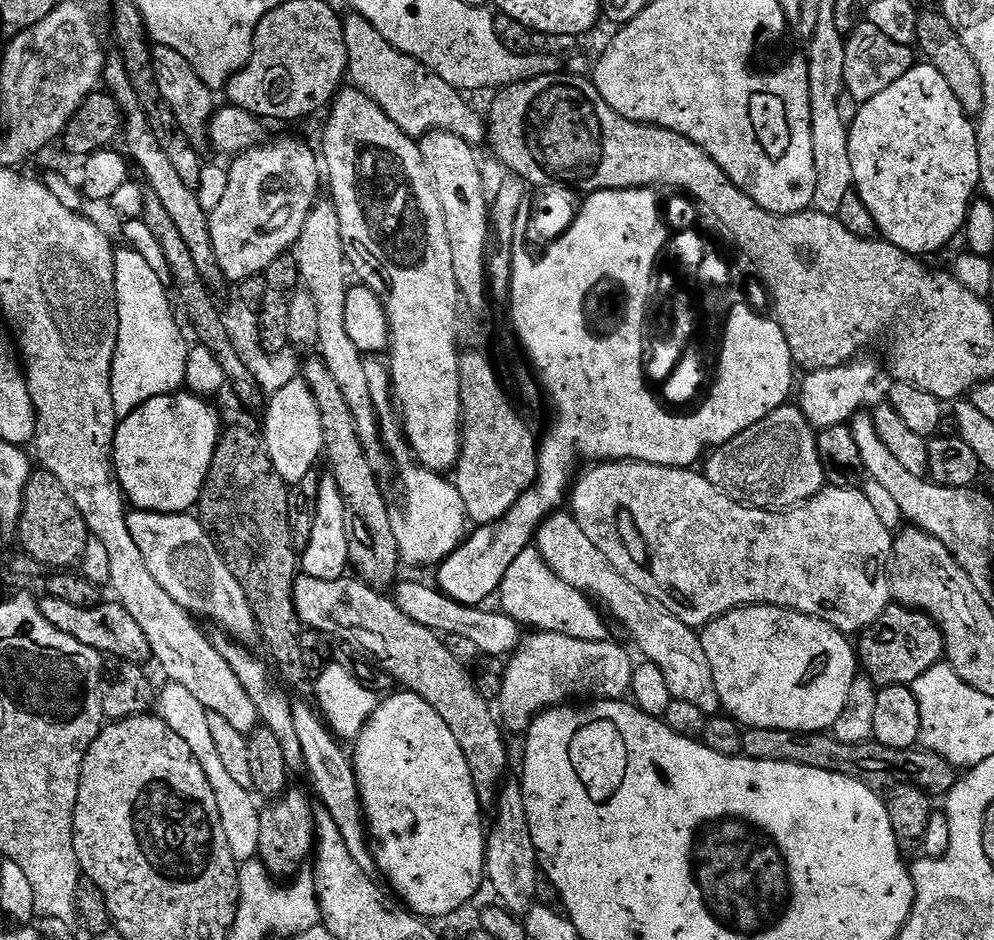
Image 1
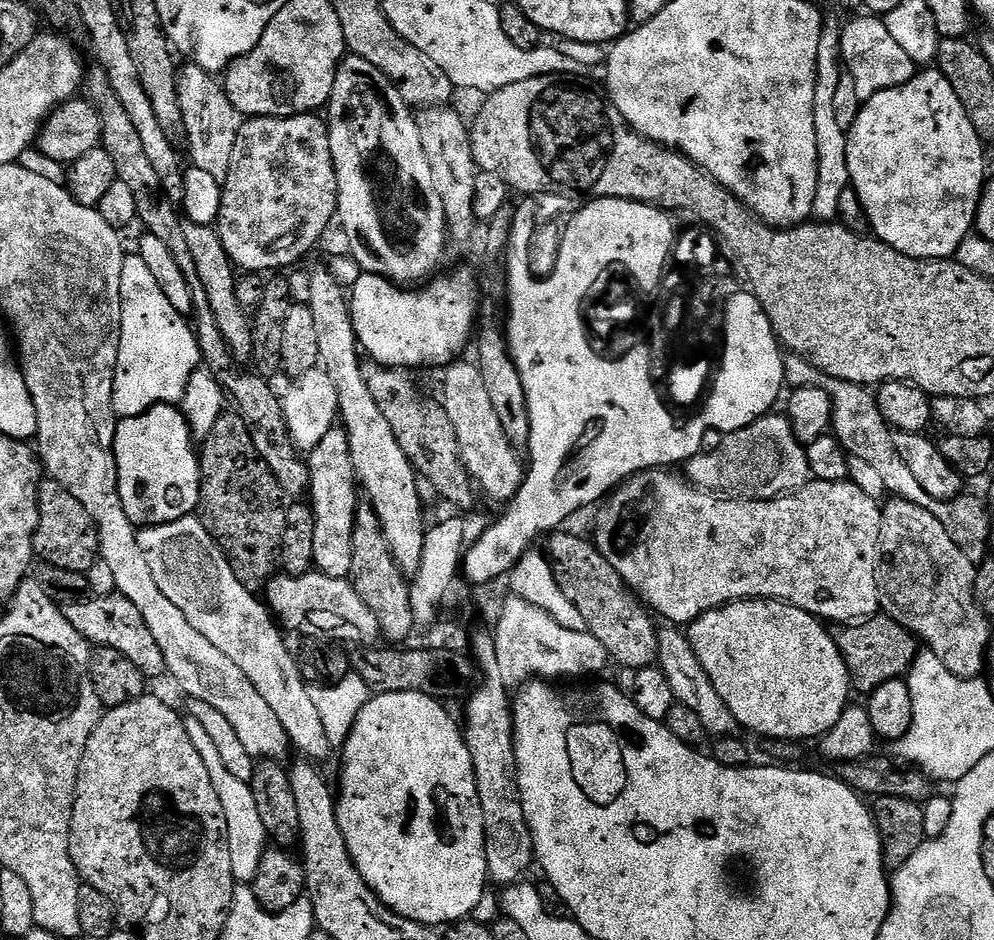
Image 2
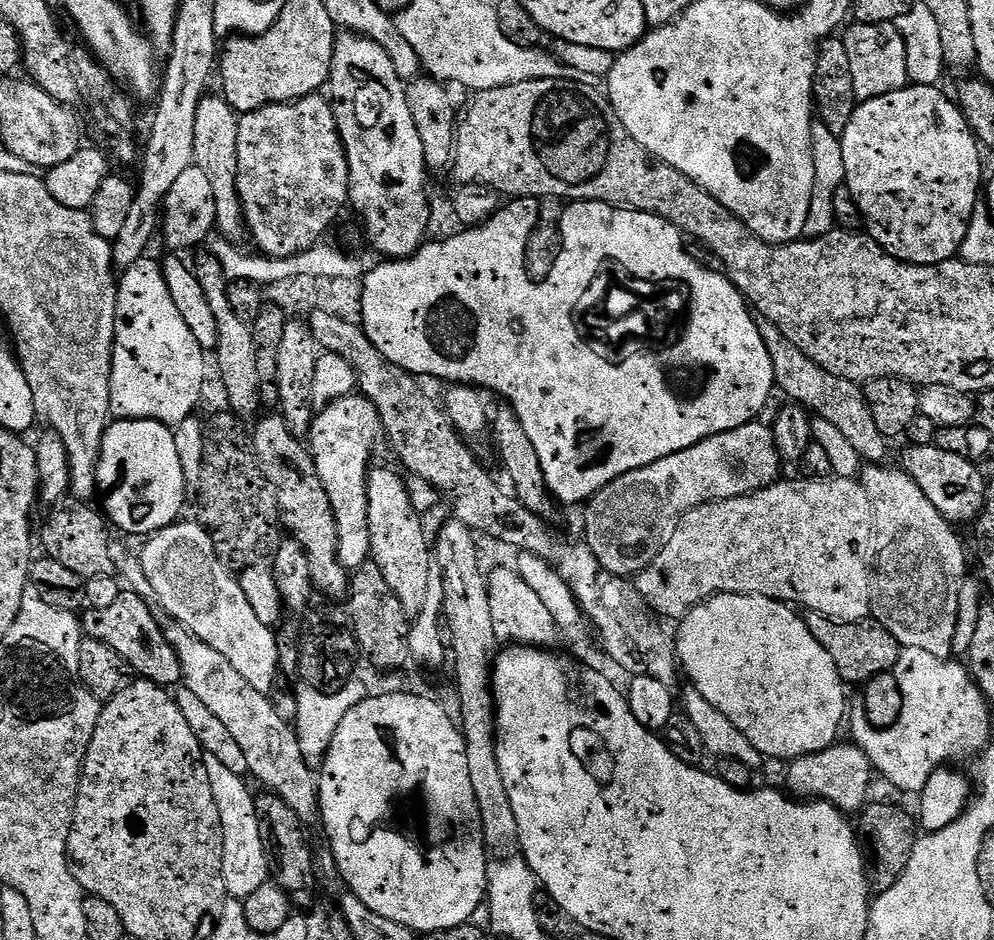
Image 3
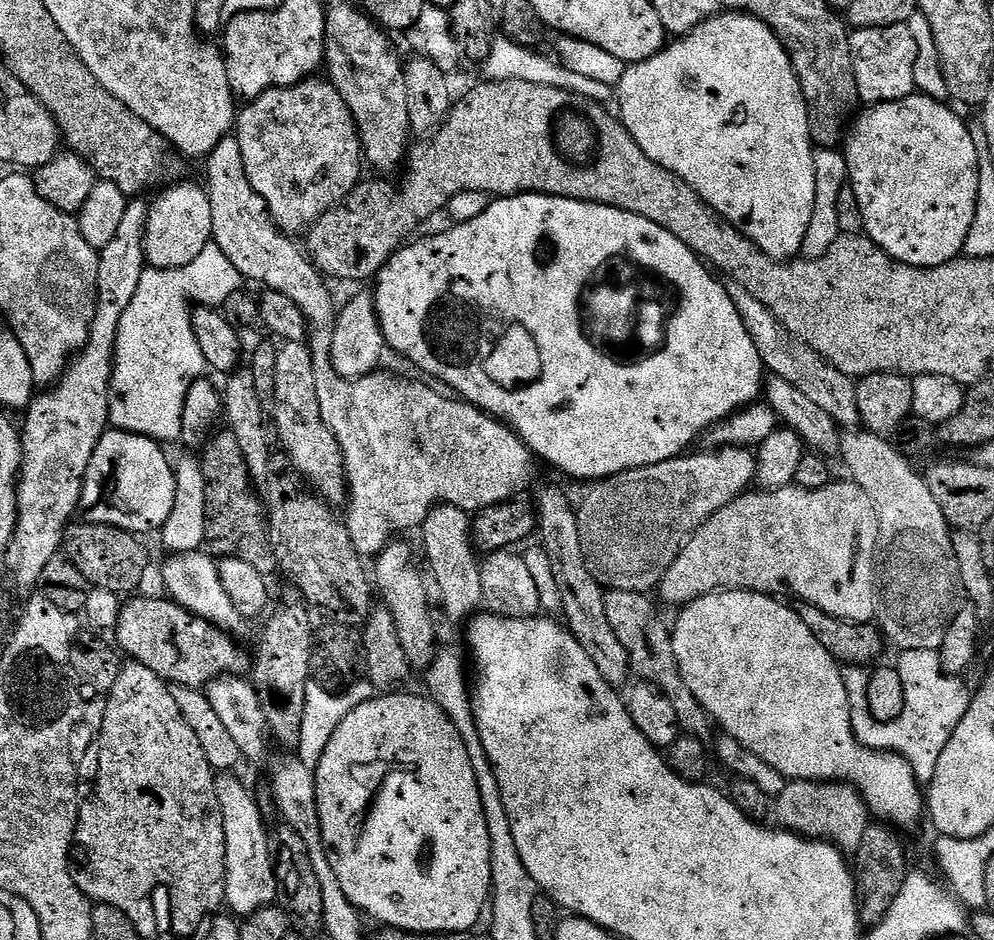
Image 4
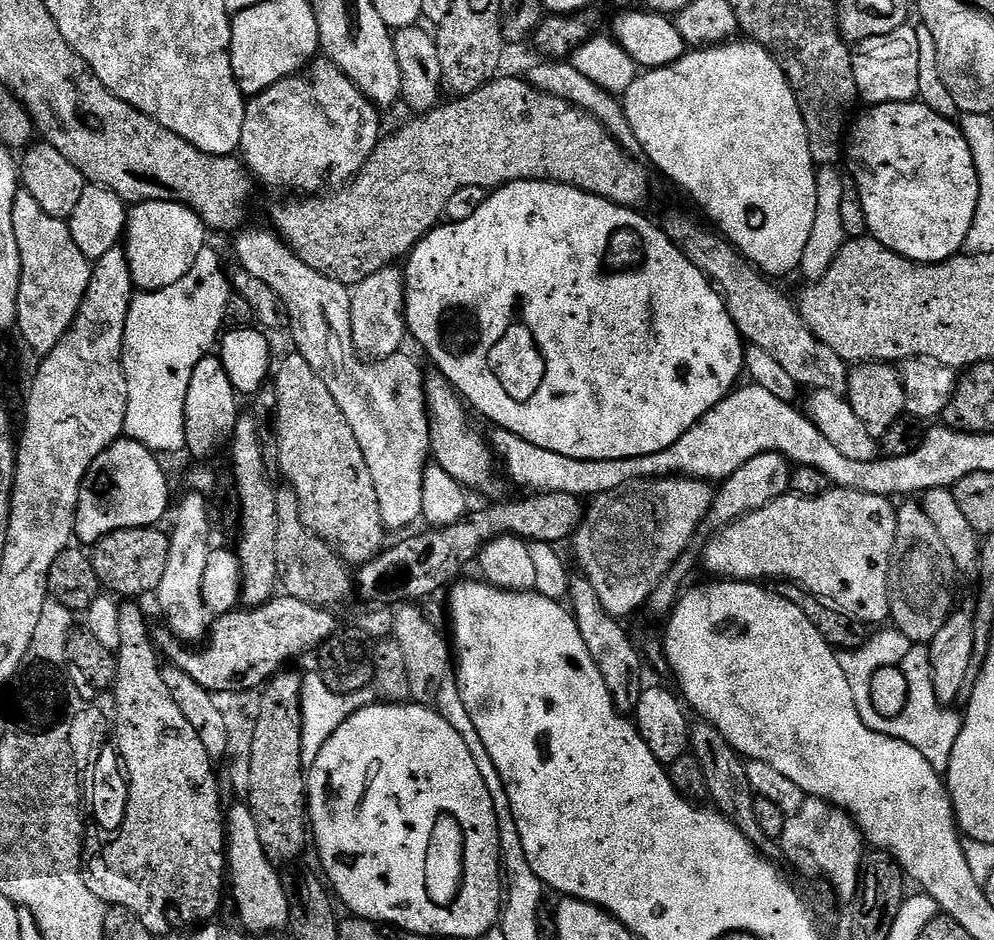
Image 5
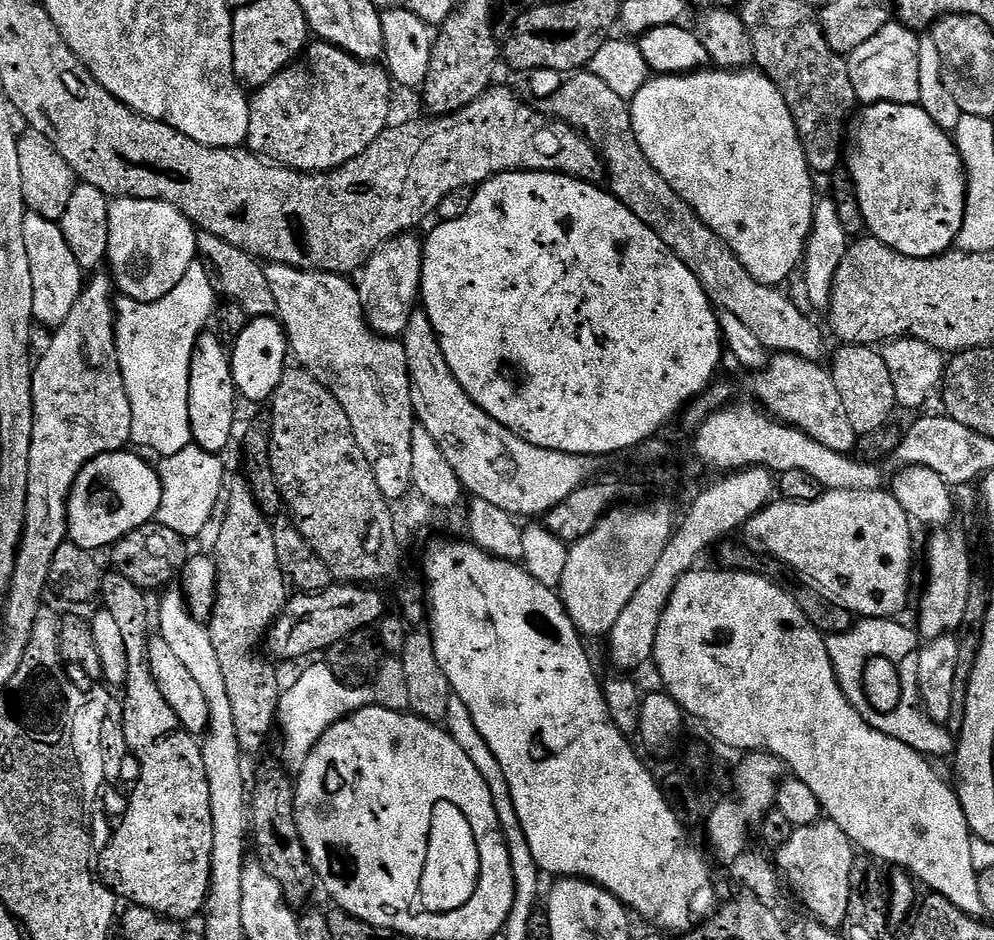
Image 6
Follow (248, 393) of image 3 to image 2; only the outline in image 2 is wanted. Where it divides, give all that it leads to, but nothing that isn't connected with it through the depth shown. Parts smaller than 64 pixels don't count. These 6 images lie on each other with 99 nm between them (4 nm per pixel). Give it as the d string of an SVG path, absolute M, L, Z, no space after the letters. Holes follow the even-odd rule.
M188 222L185 223L184 229L186 242L190 246L190 255L194 257L194 266L198 266L202 290L206 290L206 298L210 298L210 310L214 310L214 318L218 321L218 330L222 330L222 338L226 338L226 346L230 346L236 363L241 366L247 365L252 358L254 338L249 313L242 306L238 306L238 269L226 254L226 246L222 246L222 238L216 233L213 225Z

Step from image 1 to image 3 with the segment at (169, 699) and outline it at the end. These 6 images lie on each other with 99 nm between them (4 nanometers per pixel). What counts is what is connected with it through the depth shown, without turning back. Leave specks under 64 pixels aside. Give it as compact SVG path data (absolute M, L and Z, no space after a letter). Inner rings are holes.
M205 755L204 761L206 770L212 775L214 802L218 802L222 818L226 890L229 897L244 901L247 896L254 894L254 890L258 890L258 886L269 883L270 880L270 852L266 847L266 832L262 827L262 817L256 810L254 792L244 785L245 777L226 770L226 766L214 756Z

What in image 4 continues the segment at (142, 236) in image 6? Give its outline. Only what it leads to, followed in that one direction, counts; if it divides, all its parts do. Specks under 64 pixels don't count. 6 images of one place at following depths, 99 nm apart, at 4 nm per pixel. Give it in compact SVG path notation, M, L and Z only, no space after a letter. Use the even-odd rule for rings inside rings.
M176 184L173 188L165 187L160 197L151 201L144 235L144 258L153 268L181 268L190 266L198 254L212 240L212 219L210 218L210 198L203 187L196 184Z

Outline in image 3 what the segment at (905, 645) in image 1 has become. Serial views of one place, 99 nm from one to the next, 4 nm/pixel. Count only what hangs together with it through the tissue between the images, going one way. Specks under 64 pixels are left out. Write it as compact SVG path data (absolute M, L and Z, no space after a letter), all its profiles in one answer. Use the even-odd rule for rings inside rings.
M808 612L806 616L810 630L826 646L830 658L834 658L840 677L849 685L863 686L878 674L893 671L902 651L898 638L886 630L886 626L866 620L835 620L820 612Z

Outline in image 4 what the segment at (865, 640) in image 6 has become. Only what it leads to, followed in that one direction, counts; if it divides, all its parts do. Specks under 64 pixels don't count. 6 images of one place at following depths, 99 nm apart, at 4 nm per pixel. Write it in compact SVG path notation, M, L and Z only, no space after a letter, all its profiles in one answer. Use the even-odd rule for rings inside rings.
M903 650L899 655L898 667L902 686L906 690L906 706L894 722L883 724L870 712L870 704L866 699L871 676L869 669L863 665L847 665L841 669L851 710L851 729L860 744L867 748L873 748L875 752L897 752L906 758L916 779L921 785L927 786L938 766L938 758L942 758L942 750L946 750L946 742L950 742L958 722L966 718L973 693L970 688L968 692L961 677L950 676L945 672L940 665L939 651Z

